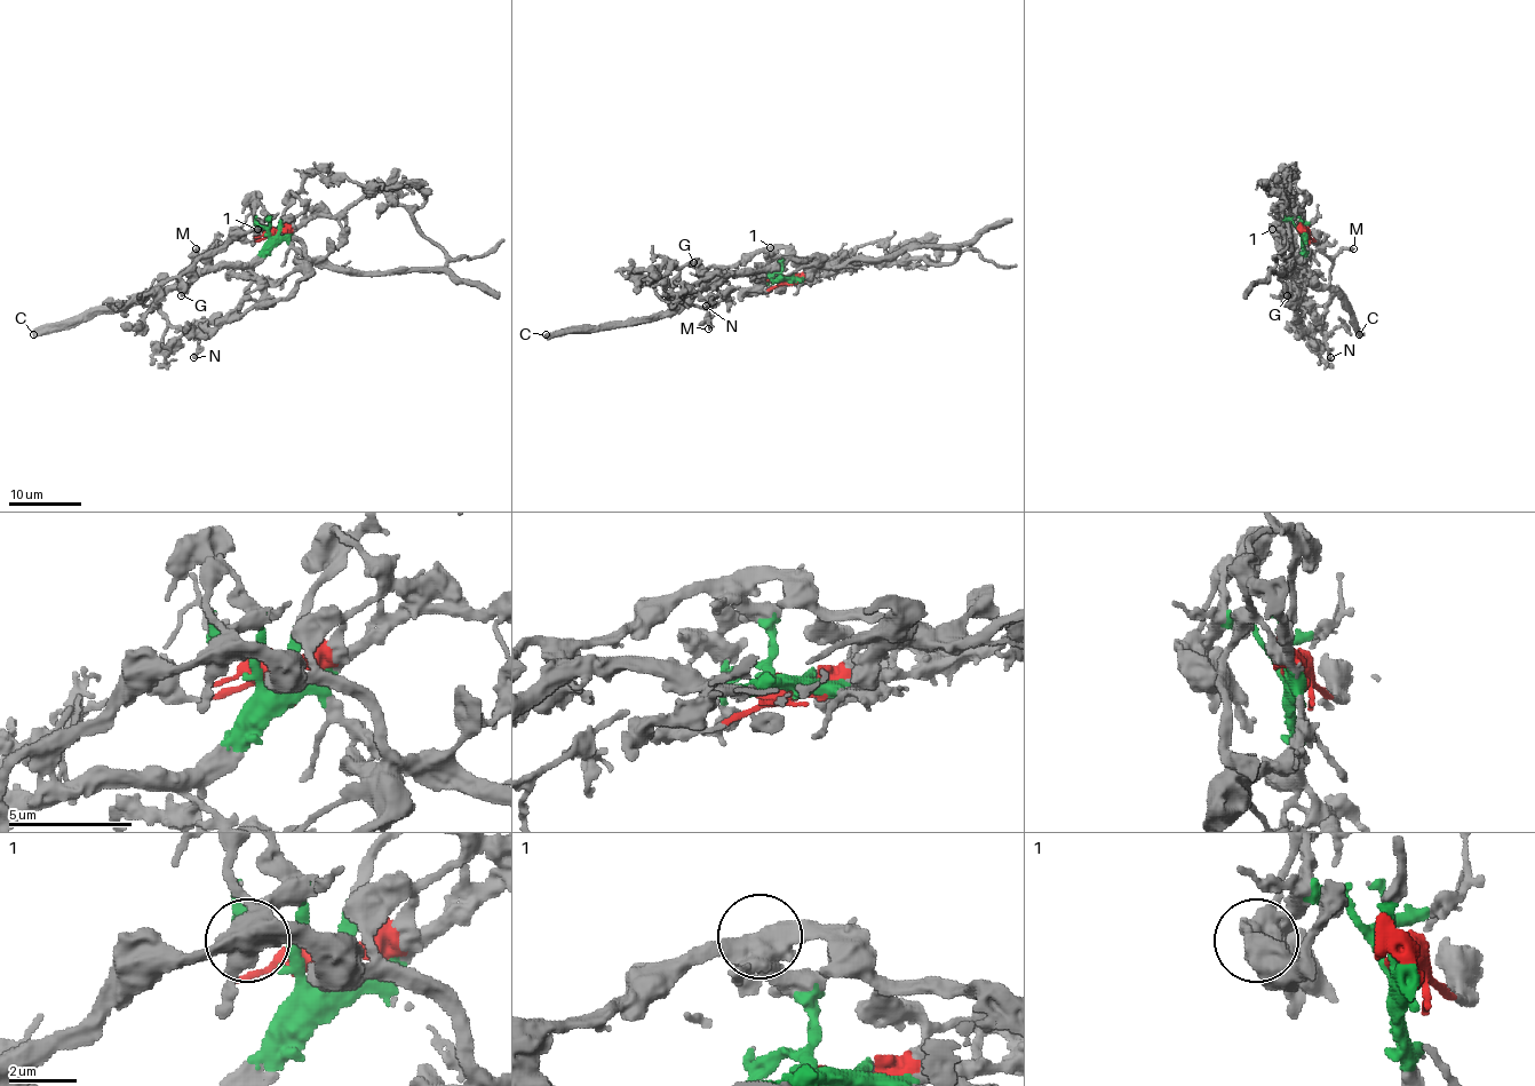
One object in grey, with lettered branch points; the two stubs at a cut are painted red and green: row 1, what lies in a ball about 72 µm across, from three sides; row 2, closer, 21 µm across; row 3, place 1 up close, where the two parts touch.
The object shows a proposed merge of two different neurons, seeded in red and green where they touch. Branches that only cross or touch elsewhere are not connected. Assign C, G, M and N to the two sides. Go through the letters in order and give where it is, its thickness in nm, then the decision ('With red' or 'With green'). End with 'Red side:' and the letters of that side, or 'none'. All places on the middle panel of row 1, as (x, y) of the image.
C: Place: (546, 334). Thickness 650 nm. With green
G: Place: (693, 262). Thickness 600 nm. With red
M: Place: (708, 329). Thickness 240 nm. With green
N: Place: (706, 306). Thickness 320 nm. With green
Red side: G

